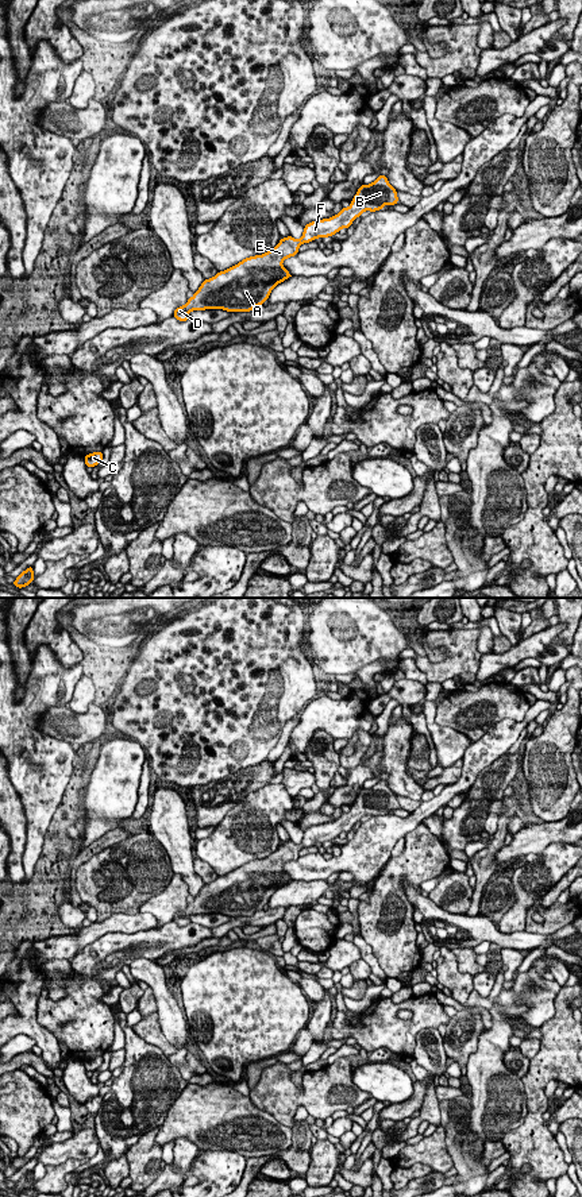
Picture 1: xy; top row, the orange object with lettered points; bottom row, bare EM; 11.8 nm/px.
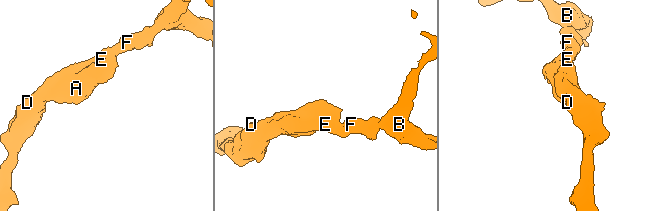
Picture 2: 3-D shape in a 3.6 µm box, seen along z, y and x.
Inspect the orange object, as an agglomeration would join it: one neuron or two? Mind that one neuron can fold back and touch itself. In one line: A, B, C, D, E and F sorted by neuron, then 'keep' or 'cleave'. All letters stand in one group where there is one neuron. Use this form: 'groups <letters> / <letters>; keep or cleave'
groups A B C D E F; keep

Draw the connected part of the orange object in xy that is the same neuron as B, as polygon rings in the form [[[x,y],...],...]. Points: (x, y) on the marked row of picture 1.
[[[381,174],[370,185],[362,185],[354,196],[348,208],[329,219],[316,220],[304,227],[300,240],[290,235],[262,255],[243,259],[238,265],[219,271],[215,277],[204,279],[200,289],[182,306],[178,306],[173,317],[178,321],[192,318],[192,310],[223,309],[227,312],[251,312],[269,298],[271,290],[289,277],[282,262],[298,254],[302,243],[313,242],[316,238],[328,238],[348,228],[365,211],[381,211],[383,205],[398,204],[396,189],[388,177]]]

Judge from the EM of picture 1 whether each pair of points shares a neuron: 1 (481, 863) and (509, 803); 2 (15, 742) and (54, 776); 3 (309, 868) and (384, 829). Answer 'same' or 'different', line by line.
1: same
2: same
3: same

